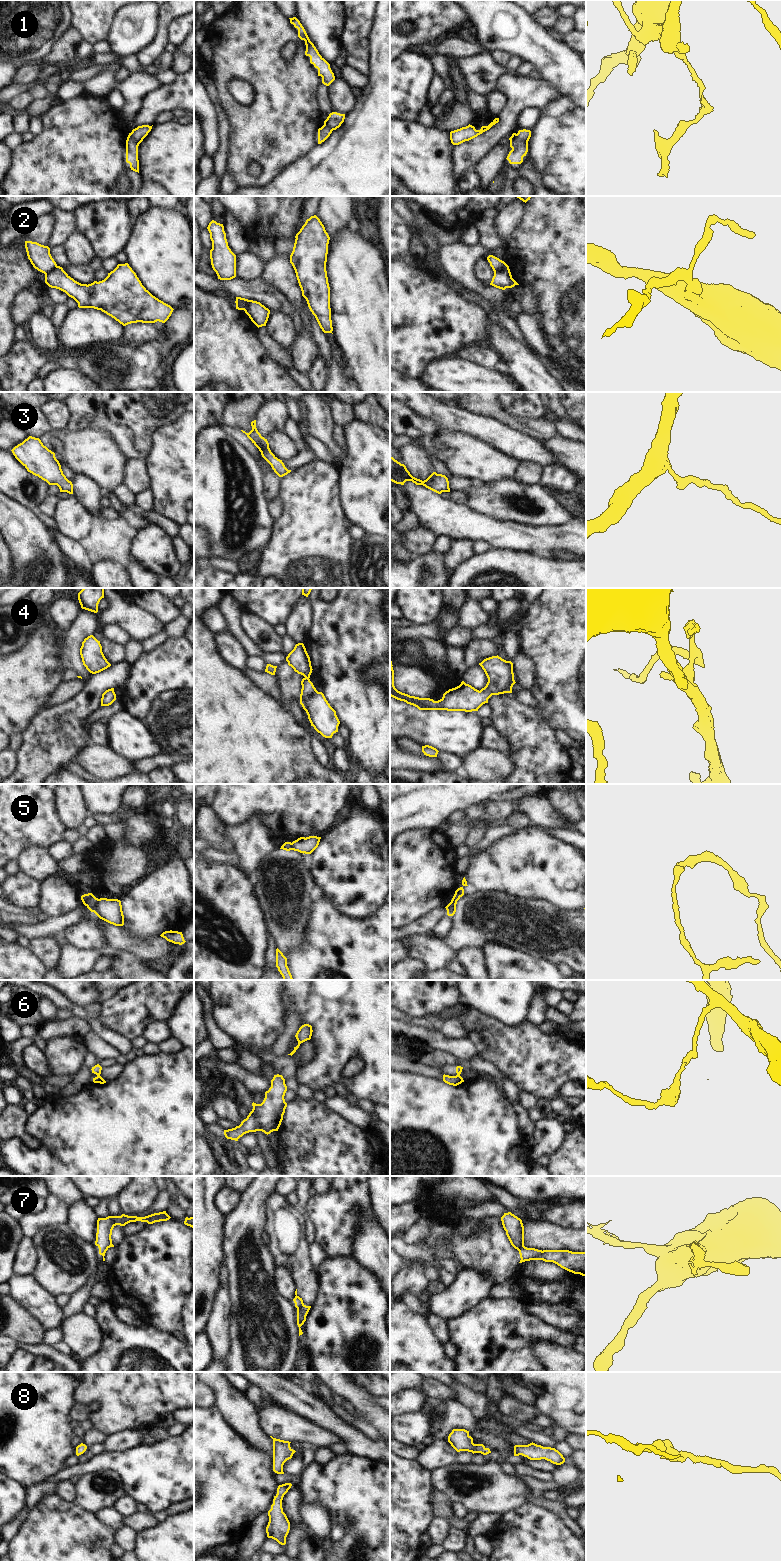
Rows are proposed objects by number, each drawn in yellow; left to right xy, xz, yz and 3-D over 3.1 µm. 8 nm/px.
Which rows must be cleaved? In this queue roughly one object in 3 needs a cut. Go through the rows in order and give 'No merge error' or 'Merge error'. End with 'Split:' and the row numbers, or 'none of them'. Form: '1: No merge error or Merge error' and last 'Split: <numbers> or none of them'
1: Merge error
2: Merge error
3: No merge error
4: No merge error
5: Merge error
6: Merge error
7: Merge error
8: No merge error
Split: 1, 2, 5, 6, 7

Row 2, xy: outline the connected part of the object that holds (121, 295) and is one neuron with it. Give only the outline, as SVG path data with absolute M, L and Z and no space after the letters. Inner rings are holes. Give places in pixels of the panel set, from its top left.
M128 263L118 264L117 267L108 273L102 281L94 281L91 284L81 284L71 278L62 267L57 266L50 273L45 274L45 283L51 287L65 292L73 298L79 308L94 308L101 310L114 318L123 326L131 323L165 323L173 312L173 308L153 296L141 283L136 273Z

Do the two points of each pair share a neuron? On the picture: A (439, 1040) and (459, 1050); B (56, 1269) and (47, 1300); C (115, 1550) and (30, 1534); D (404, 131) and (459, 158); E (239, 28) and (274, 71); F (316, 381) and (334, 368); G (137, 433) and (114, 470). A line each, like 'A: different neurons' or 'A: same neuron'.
A: same neuron
B: different neurons
C: different neurons
D: different neurons
E: same neuron
F: different neurons
G: different neurons

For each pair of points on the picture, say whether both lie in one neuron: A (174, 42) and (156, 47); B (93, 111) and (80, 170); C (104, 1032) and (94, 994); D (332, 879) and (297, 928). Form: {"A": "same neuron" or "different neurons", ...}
{"A": "different neurons", "B": "same neuron", "C": "different neurons", "D": "different neurons"}

